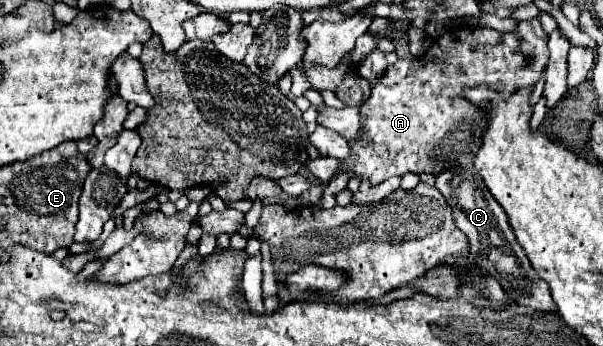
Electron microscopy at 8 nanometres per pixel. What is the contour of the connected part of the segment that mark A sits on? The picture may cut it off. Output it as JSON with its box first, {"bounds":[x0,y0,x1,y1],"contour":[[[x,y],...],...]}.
{"bounds":[337,18,549,186],"contour":[[[531,18],[517,22],[517,28],[513,32],[497,32],[491,28],[463,28],[459,32],[445,34],[437,40],[437,60],[435,60],[435,50],[429,52],[431,56],[425,54],[421,58],[411,58],[411,60],[399,58],[395,64],[387,68],[387,74],[375,84],[373,98],[361,104],[359,140],[355,140],[355,144],[351,146],[349,156],[341,160],[337,174],[345,172],[351,178],[369,180],[375,186],[391,176],[405,176],[407,172],[437,176],[443,170],[471,164],[475,152],[483,142],[483,132],[487,130],[487,114],[479,106],[471,104],[465,98],[463,90],[467,86],[475,88],[483,84],[483,86],[491,86],[507,100],[519,88],[533,88],[539,82],[549,62],[547,38],[549,36],[541,28],[539,18]]]}

